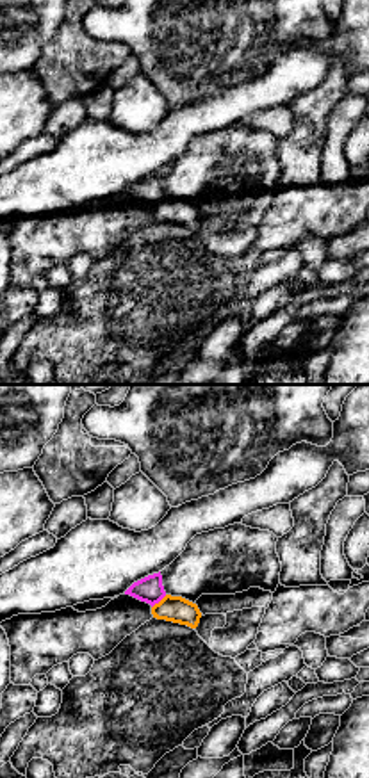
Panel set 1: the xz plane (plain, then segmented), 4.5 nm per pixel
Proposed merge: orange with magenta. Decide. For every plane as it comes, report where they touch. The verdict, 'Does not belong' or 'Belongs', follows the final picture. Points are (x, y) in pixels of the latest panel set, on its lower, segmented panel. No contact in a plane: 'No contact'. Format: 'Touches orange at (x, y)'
Touches orange at (161, 600)

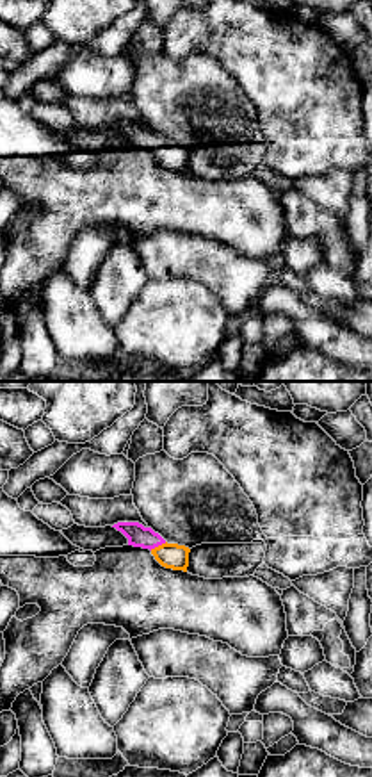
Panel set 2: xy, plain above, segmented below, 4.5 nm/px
Touches orange at (159, 546)

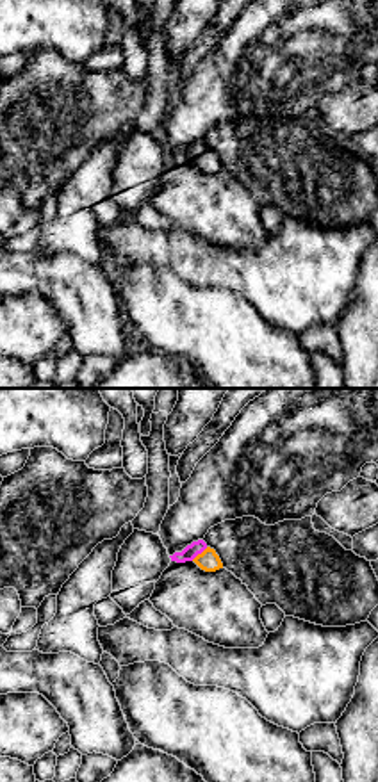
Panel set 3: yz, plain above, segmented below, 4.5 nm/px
Touches orange at (198, 554)

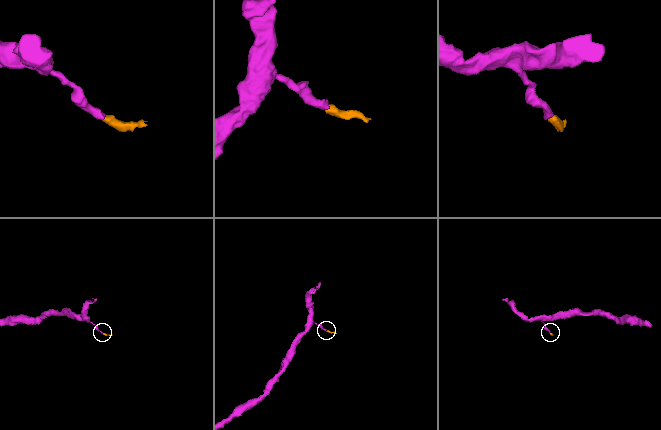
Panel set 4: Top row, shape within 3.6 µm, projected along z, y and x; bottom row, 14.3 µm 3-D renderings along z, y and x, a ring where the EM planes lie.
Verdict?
Belongs

